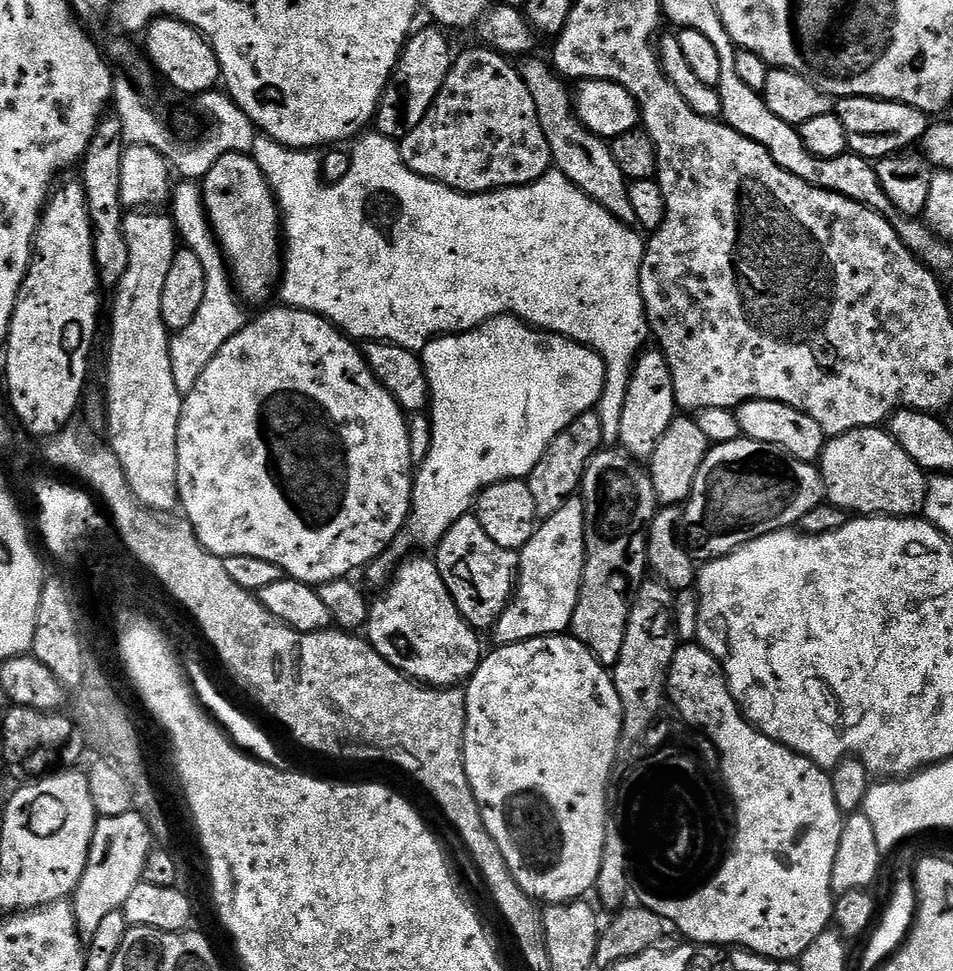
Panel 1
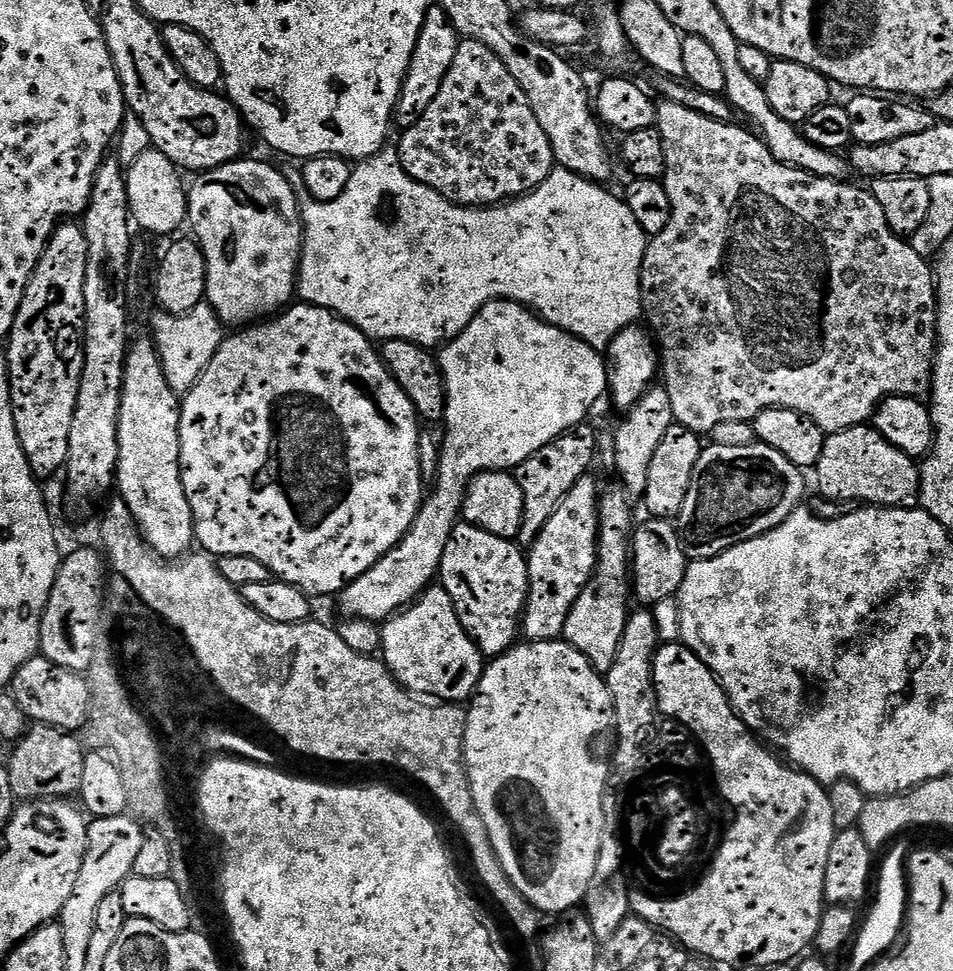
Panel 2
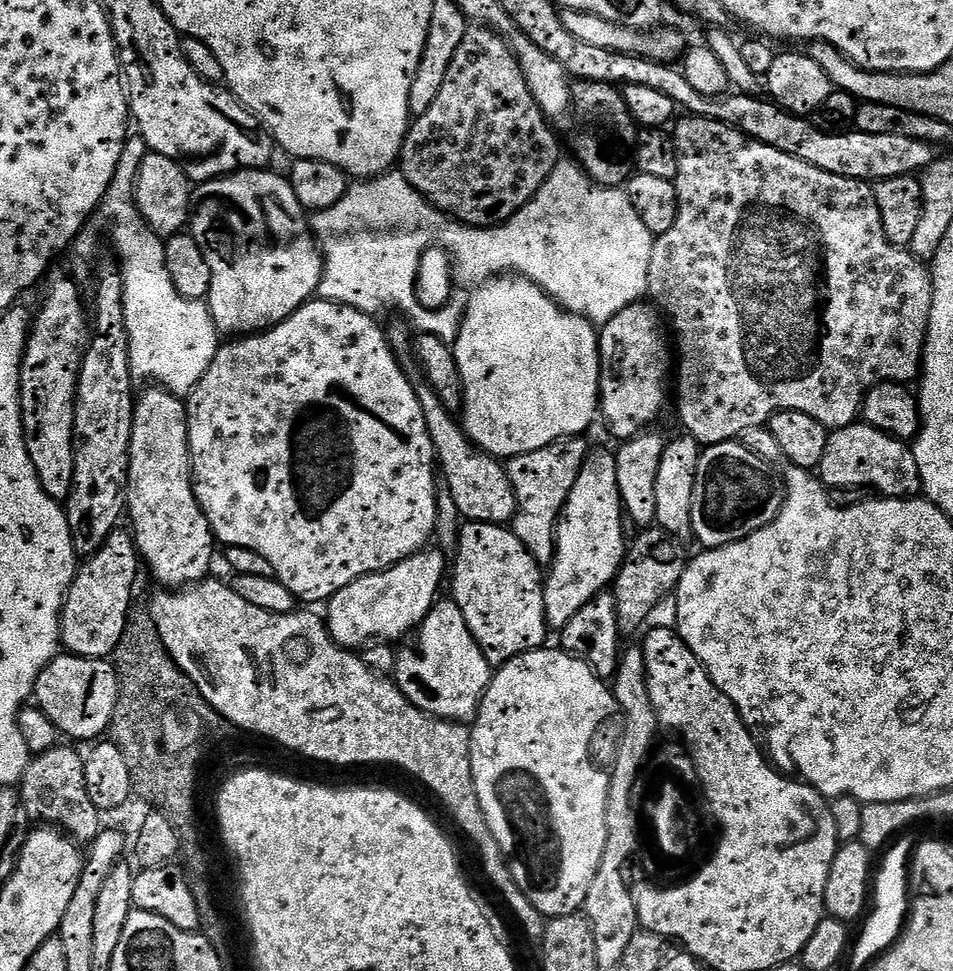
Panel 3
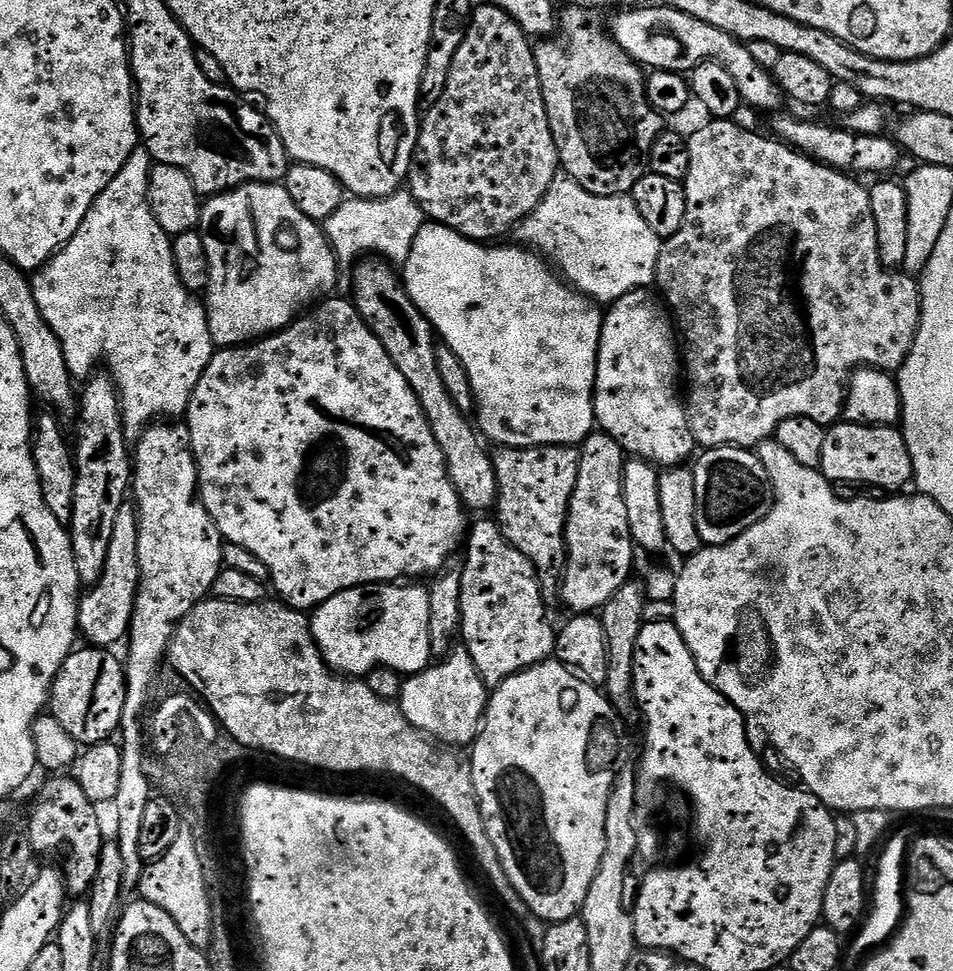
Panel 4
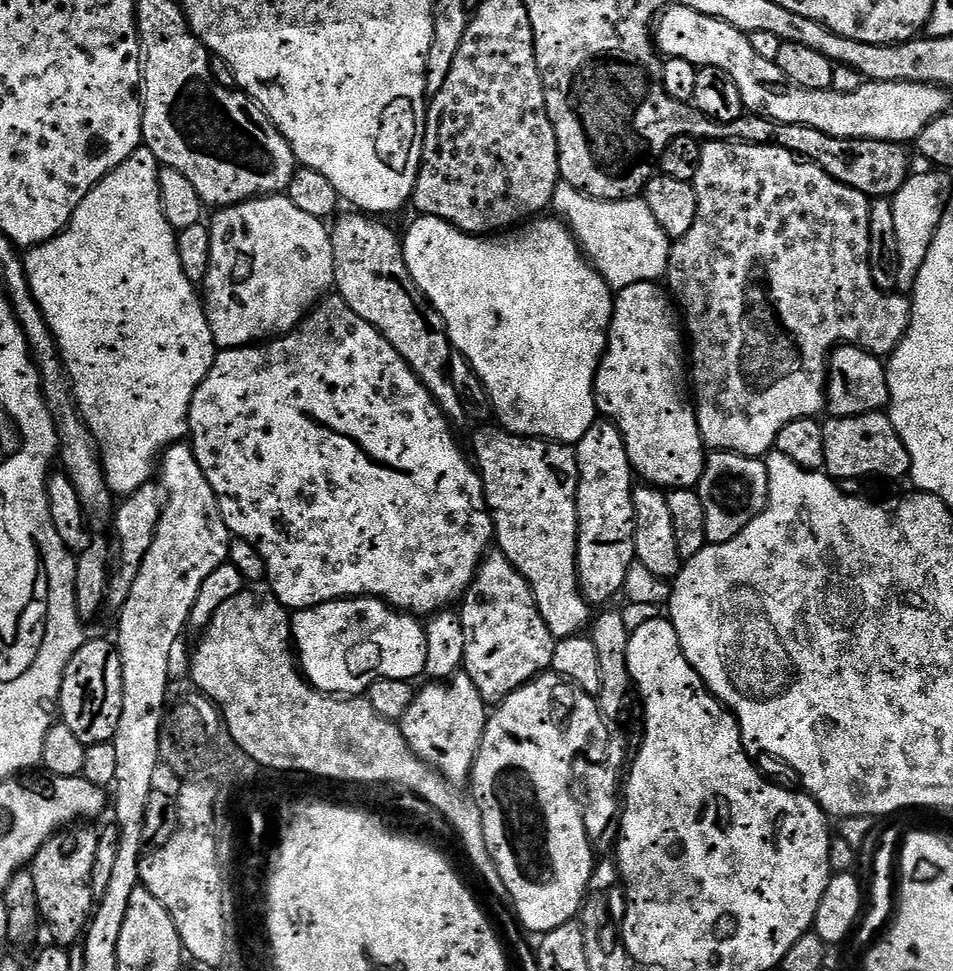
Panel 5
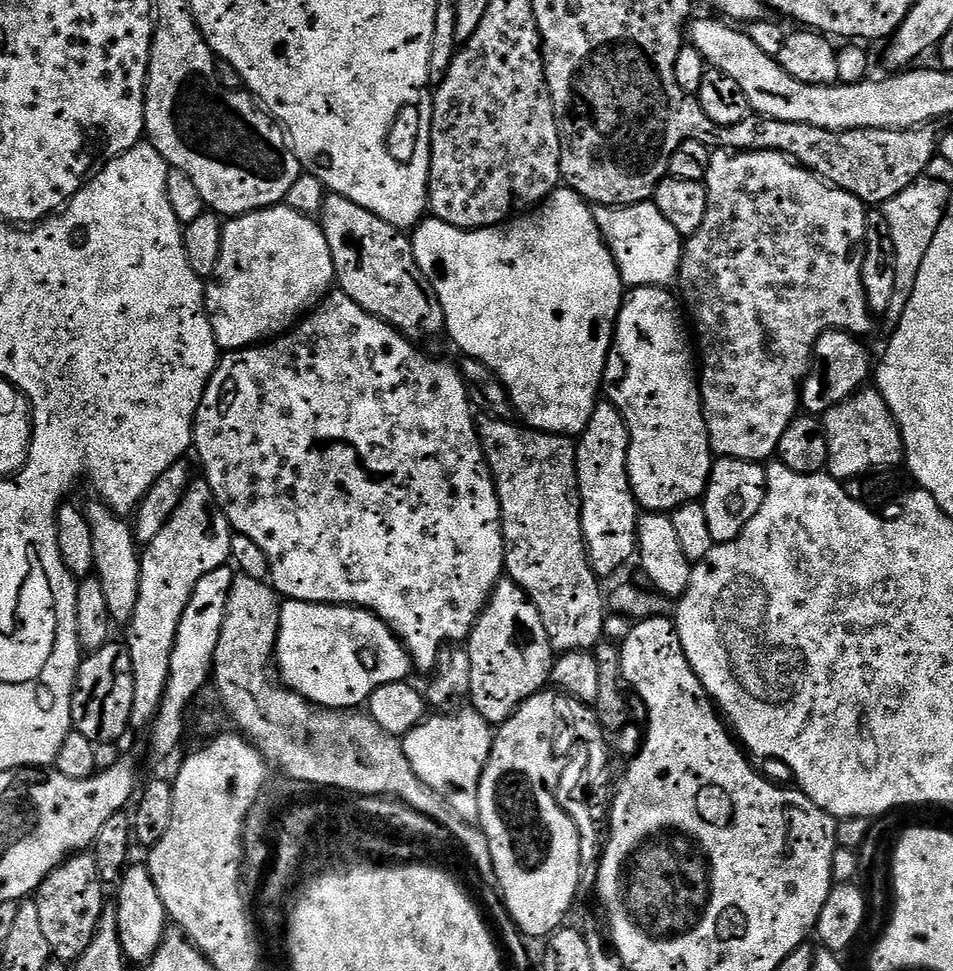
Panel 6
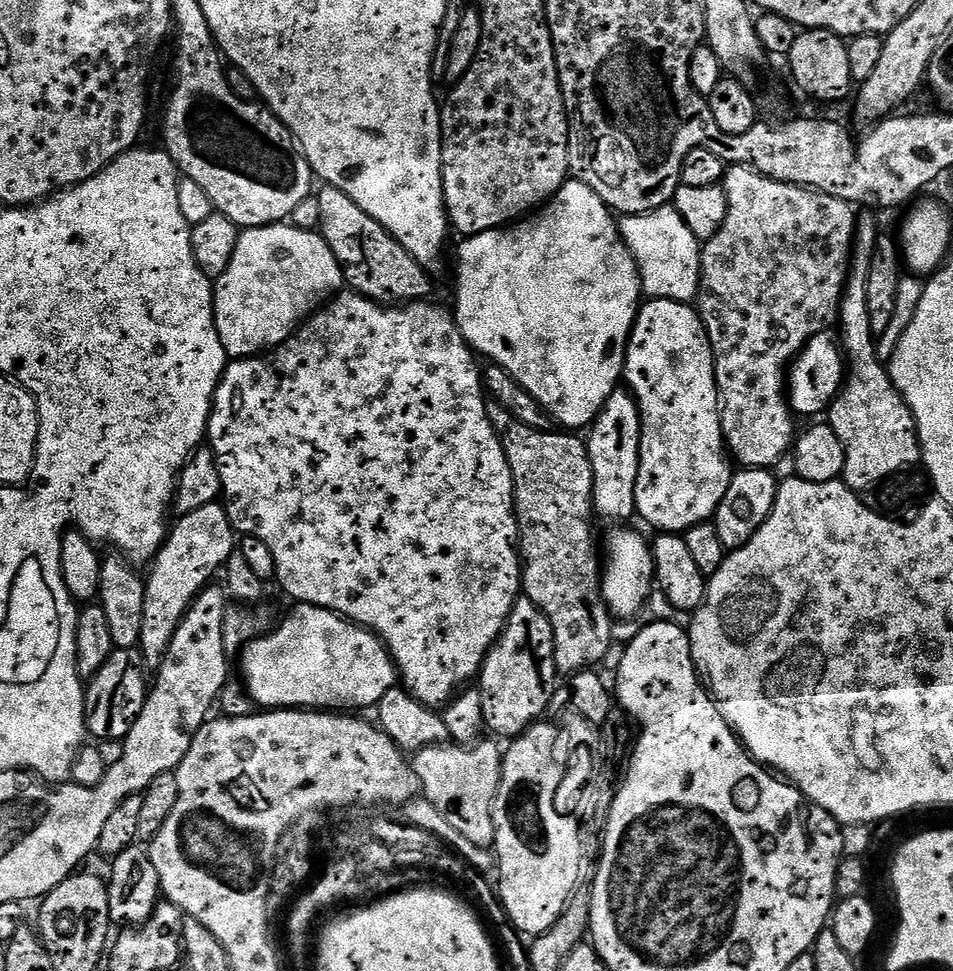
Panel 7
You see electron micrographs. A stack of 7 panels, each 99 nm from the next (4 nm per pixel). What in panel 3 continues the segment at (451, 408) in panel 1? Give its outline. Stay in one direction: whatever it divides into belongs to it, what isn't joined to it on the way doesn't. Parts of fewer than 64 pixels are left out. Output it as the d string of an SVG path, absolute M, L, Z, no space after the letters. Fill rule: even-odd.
M509 274L483 281L475 289L476 292L468 300L468 308L463 309L460 322L460 335L454 344L456 365L460 371L460 381L464 387L464 406L462 409L462 427L465 436L476 447L497 458L521 456L534 450L542 450L542 446L550 446L556 440L566 440L570 436L584 436L591 426L592 419L597 419L600 407L600 342L594 325L581 316L566 312L559 304L549 298L537 284L524 279L523 276ZM440 554L424 555L407 556L402 564L393 568L370 572L364 579L350 582L348 588L333 596L330 601L332 641L341 646L367 646L373 643L374 638L404 636L408 631L411 633L419 629L420 622L428 616L430 606L438 599L436 587L446 580L445 557Z

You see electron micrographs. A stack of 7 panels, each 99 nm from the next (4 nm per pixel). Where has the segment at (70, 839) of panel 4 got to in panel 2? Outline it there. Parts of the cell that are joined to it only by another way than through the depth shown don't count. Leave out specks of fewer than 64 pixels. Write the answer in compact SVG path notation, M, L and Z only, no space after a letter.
M33 723L23 738L15 741L12 757L6 760L10 786L14 786L17 801L72 798L82 786L82 766L86 755L79 735L65 732L49 724Z

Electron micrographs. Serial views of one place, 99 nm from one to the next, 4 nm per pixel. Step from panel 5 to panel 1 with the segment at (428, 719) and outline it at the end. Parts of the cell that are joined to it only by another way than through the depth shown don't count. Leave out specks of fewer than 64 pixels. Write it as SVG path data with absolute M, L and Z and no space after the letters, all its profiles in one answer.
M424 556L405 559L384 596L371 601L366 639L390 666L413 680L434 688L455 688L471 680L481 662L479 635L466 623L450 590L446 590L435 559Z

